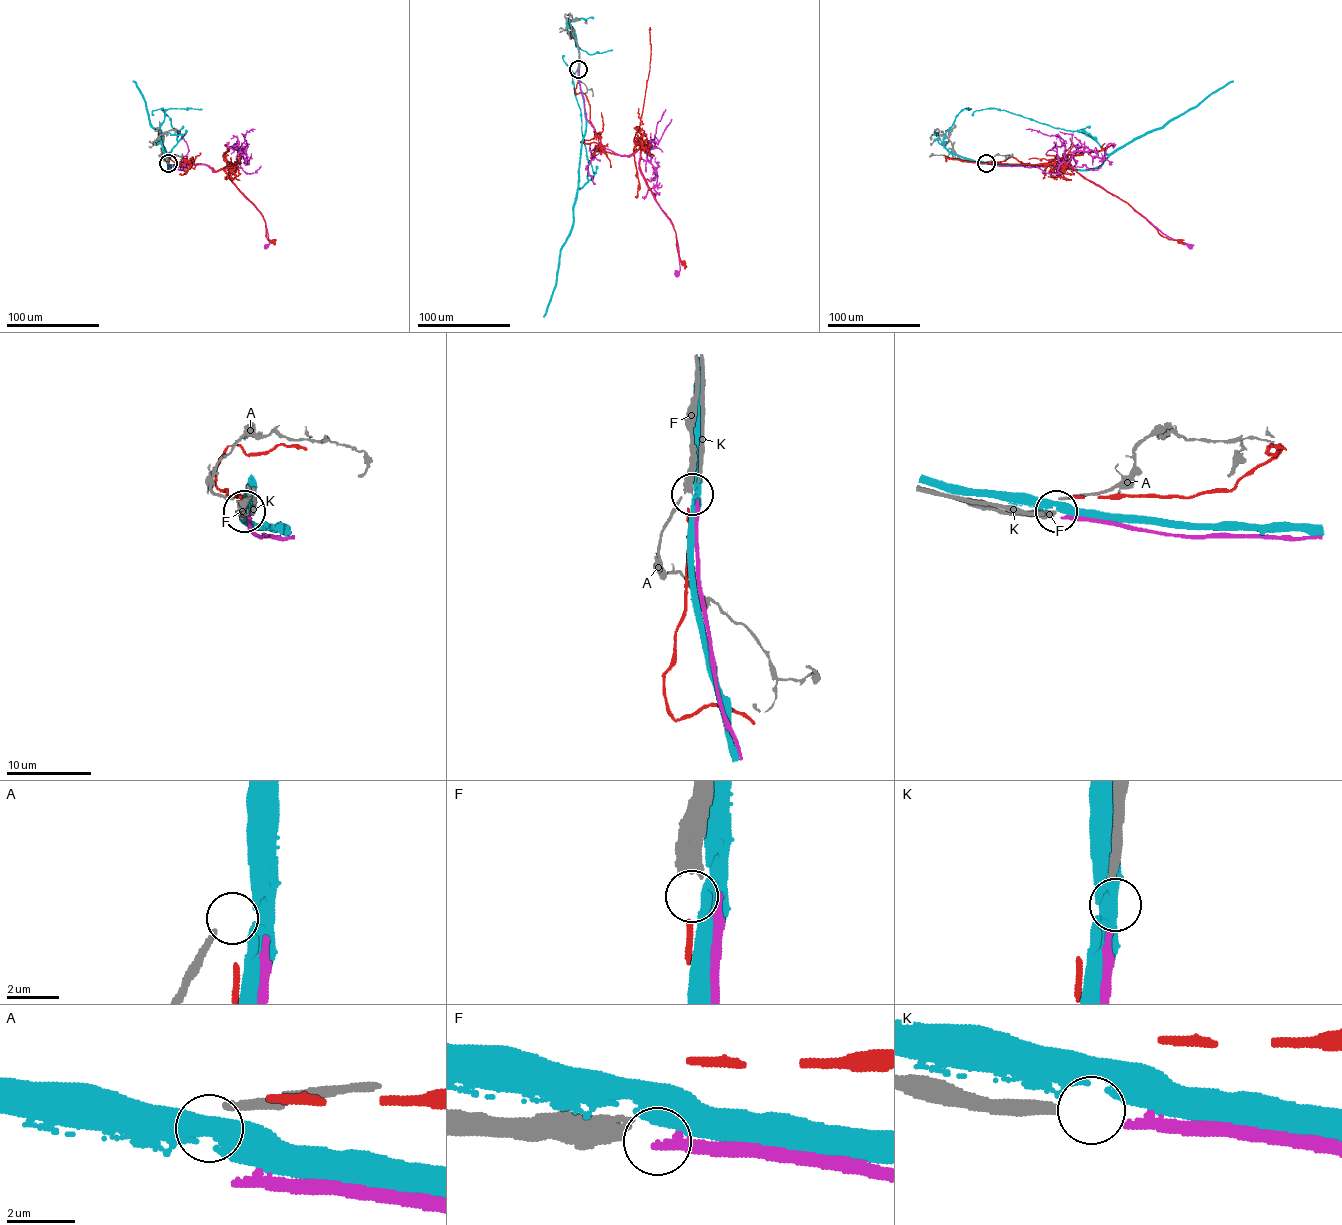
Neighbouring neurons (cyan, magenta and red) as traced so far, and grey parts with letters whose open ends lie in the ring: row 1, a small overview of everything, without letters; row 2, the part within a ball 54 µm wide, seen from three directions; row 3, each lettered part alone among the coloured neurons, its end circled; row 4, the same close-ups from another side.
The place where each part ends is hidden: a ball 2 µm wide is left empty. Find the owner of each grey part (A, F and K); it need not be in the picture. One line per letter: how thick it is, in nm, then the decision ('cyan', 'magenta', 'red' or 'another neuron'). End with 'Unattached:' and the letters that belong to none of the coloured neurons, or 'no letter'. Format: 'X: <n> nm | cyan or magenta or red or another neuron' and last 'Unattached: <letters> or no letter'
A: 260 nm | another neuron
F: 550 nm | another neuron
K: 360 nm | another neuron
Unattached: A, F, K

